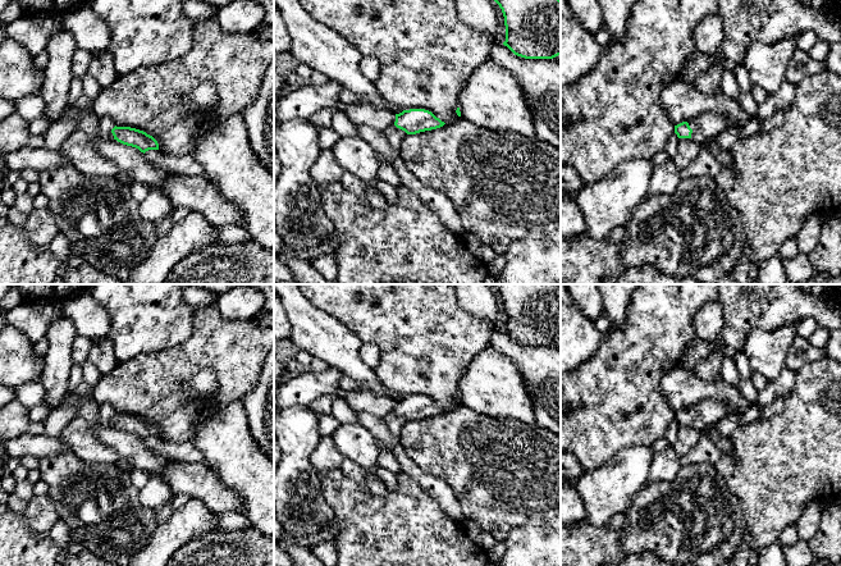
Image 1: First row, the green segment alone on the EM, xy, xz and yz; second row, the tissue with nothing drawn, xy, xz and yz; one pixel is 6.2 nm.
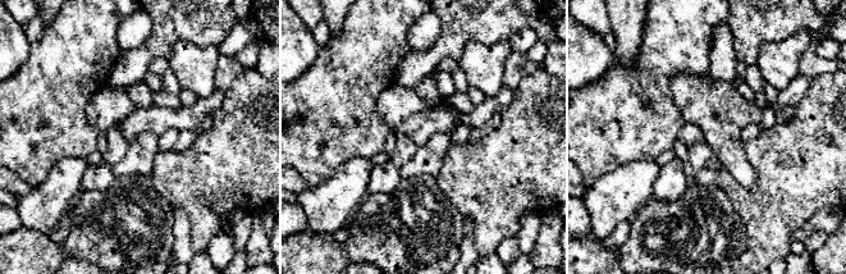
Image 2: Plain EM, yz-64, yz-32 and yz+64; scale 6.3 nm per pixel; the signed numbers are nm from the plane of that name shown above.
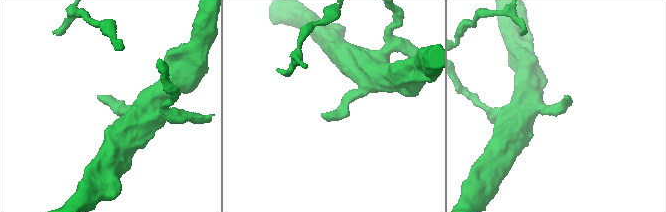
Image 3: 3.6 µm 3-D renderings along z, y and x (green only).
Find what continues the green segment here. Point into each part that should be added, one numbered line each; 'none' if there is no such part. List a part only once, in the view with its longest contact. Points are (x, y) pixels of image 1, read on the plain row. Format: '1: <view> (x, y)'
1: yz (709, 411)

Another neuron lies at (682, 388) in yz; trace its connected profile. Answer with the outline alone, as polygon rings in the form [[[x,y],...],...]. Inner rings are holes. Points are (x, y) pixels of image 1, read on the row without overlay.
[[[680,364],[662,378],[661,393],[673,412],[694,407],[709,398],[726,403],[736,414],[750,407],[750,402],[733,384],[726,383],[721,376],[714,382],[703,380],[695,370],[685,369]]]

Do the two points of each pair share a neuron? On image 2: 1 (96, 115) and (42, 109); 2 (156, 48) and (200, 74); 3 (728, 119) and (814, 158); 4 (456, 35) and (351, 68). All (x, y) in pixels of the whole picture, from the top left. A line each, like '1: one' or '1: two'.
1: two
2: two
3: two
4: two

